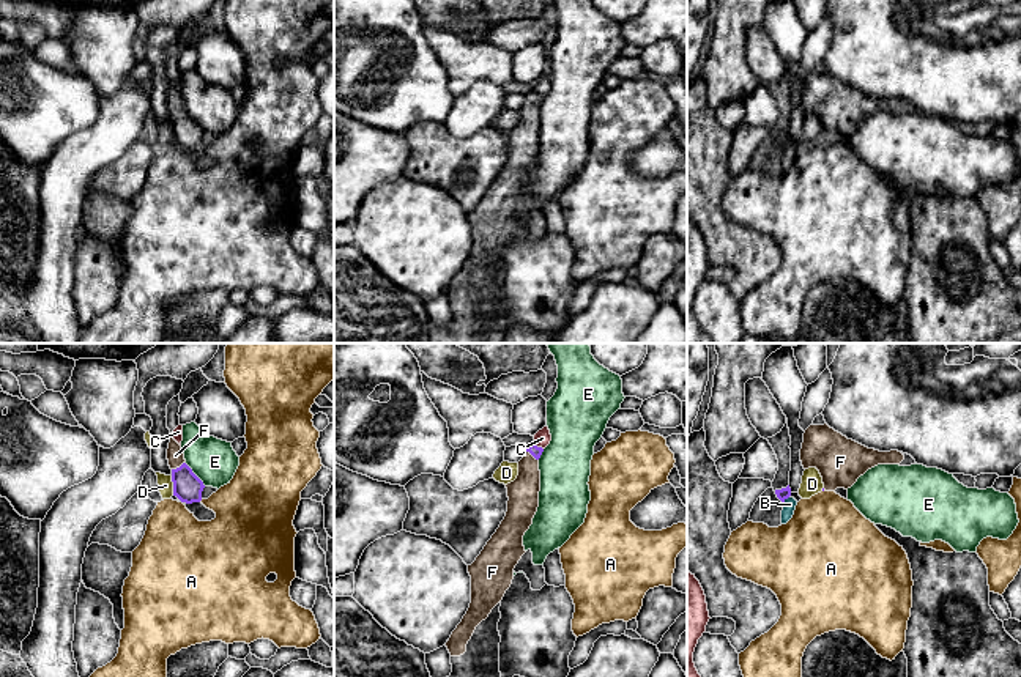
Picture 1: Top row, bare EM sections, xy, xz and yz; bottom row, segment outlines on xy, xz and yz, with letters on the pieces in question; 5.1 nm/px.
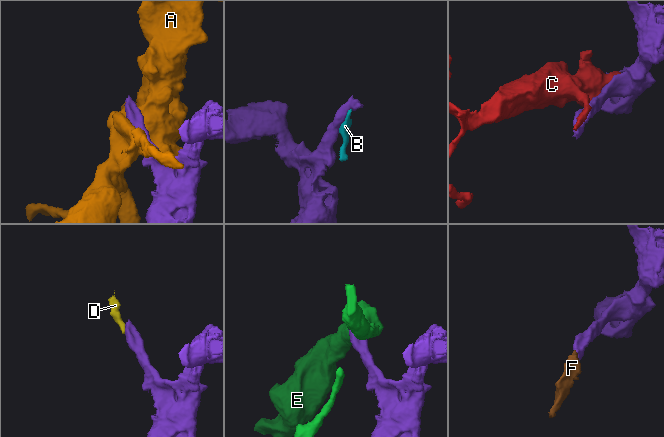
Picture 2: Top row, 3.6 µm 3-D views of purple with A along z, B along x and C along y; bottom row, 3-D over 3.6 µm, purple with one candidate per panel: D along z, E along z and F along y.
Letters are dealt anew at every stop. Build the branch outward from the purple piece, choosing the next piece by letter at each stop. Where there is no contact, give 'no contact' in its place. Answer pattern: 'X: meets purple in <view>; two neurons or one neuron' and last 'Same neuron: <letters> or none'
A: no contact; two neurons
B: meets purple in yz; two neurons
C: meets purple in xz; two neurons
D: meets purple in xy; two neurons
E: meets purple in xy; two neurons
F: meets purple in xy; one neuron
Same neuron: F

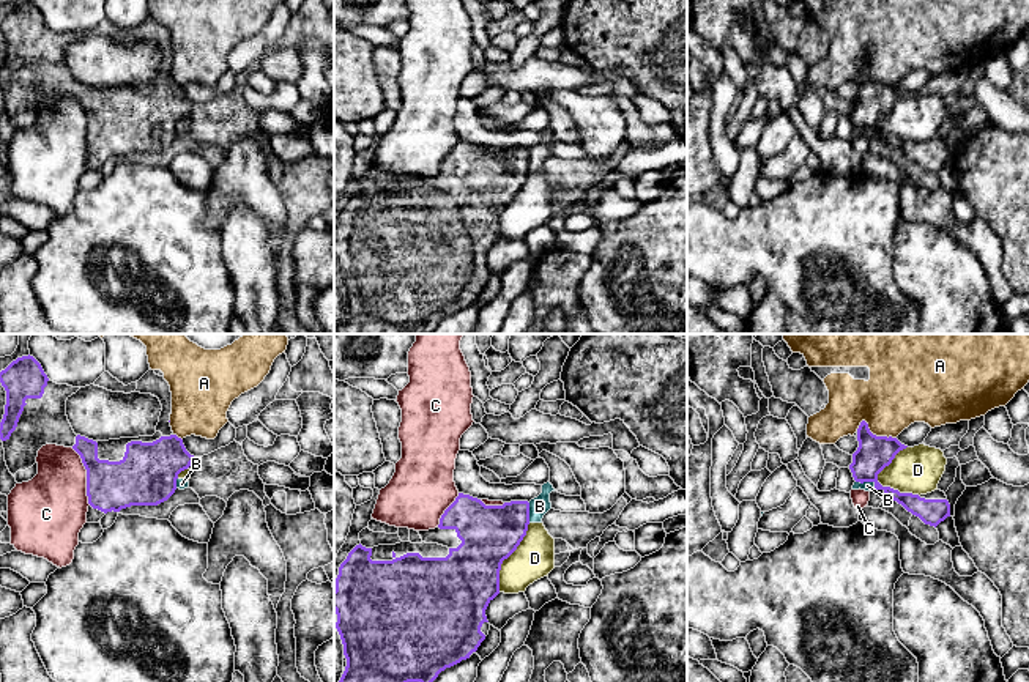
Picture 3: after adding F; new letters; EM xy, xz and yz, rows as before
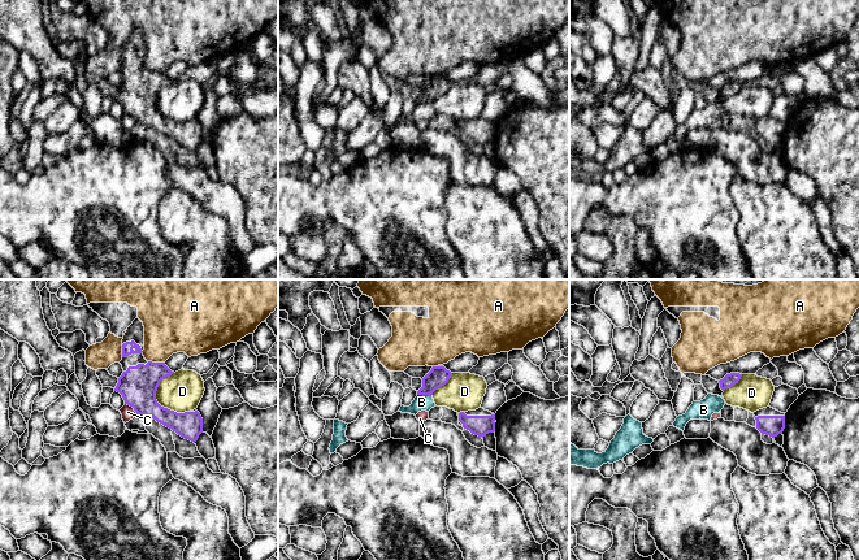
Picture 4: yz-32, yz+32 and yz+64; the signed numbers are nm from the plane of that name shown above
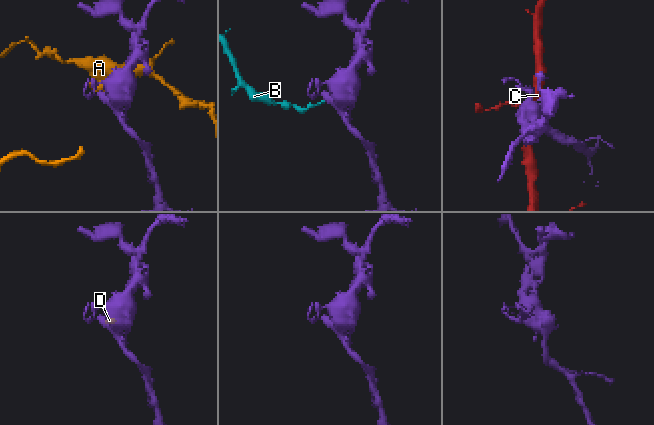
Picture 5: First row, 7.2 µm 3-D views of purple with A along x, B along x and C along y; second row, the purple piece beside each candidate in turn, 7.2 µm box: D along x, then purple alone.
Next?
A: meets purple in yz; two neurons
B: meets purple in yz; two neurons
C: meets purple in xy; two neurons
D: meets purple in yz; two neurons
Same neuron: none

